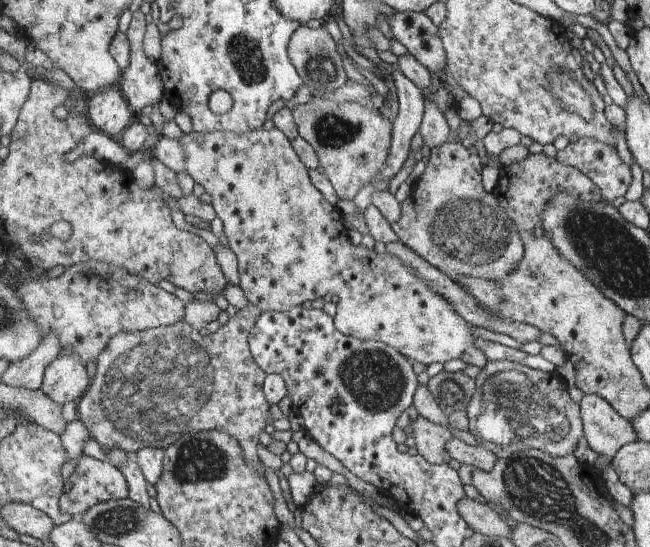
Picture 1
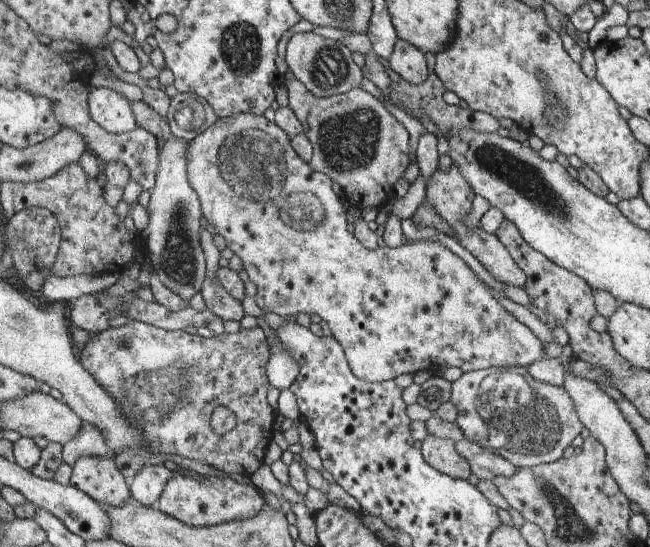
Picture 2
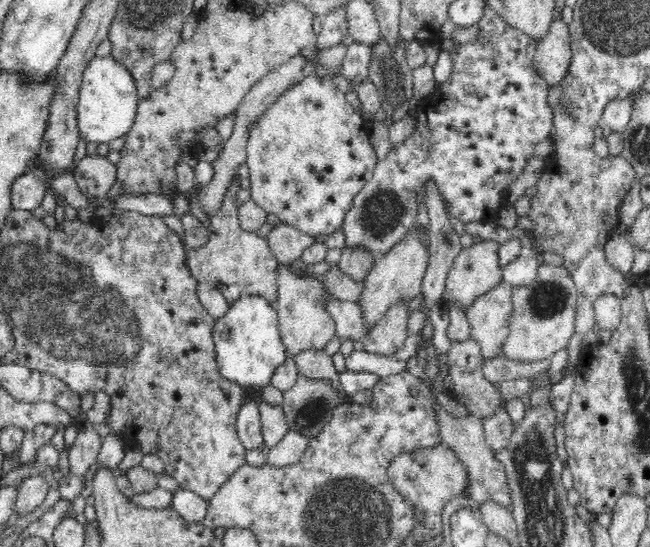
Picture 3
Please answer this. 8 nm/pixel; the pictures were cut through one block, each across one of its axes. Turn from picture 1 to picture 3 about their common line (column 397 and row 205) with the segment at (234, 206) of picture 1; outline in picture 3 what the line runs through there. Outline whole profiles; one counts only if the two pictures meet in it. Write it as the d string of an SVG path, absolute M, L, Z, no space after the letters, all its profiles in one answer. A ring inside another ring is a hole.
M321 74L304 77L298 85L292 86L276 102L272 102L262 118L248 130L245 163L250 169L251 199L266 213L276 215L282 223L313 237L340 230L340 224L354 202L353 198L372 179L377 166L376 152L370 143L370 125L358 116L358 112L356 116L352 112L352 118L346 118L344 108L348 105L336 82L324 79Z

